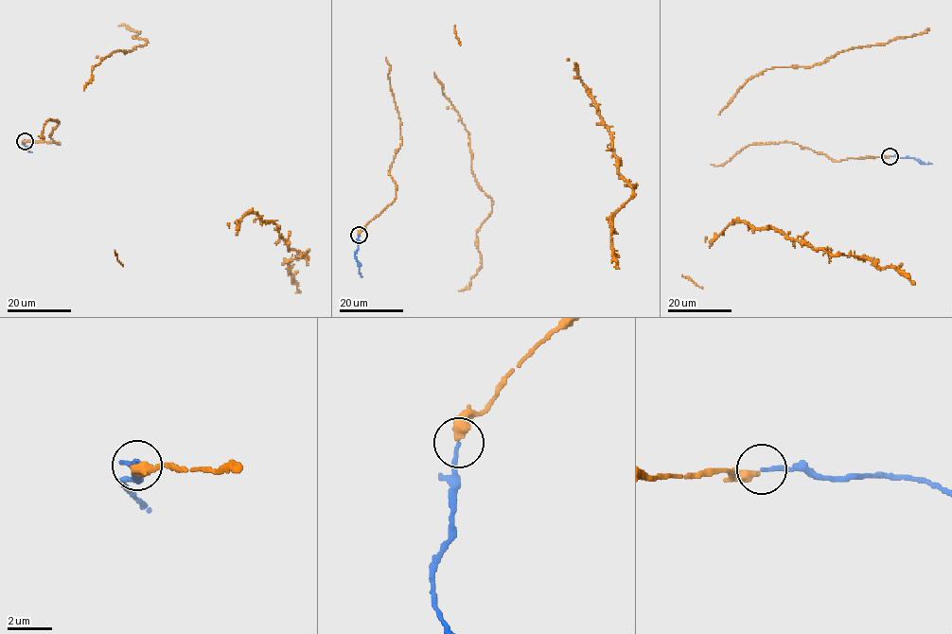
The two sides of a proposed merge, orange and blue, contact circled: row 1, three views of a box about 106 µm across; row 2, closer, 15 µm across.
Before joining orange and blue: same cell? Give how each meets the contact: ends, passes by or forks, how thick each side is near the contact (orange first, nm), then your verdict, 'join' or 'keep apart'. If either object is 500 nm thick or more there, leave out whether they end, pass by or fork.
orange ends; blue ends; calibres 440 and 180 nm; join

